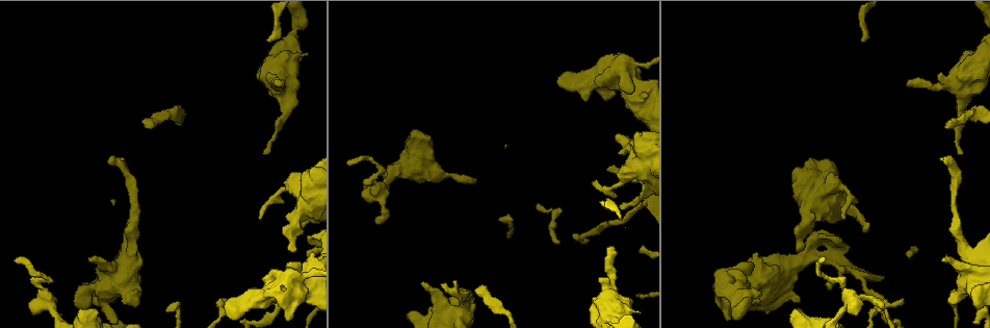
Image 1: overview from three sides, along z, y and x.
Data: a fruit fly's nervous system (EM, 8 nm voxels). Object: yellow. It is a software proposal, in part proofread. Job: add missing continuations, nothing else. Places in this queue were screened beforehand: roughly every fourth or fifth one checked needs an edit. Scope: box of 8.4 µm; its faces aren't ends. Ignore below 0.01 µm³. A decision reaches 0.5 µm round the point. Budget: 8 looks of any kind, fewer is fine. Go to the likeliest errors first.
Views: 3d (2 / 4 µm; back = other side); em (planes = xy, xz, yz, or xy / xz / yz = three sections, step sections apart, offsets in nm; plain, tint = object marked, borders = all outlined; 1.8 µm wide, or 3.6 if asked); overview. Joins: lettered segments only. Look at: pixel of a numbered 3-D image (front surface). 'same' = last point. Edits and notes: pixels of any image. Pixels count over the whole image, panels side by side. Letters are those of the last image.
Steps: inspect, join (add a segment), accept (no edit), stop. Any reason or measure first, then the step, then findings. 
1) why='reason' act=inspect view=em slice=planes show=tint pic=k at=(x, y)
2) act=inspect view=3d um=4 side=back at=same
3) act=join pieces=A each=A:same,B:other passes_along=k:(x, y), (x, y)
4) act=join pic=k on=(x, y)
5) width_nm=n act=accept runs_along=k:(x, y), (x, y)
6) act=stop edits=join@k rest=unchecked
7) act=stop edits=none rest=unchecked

why='four or more arms meet' act=inspect view=em um=3.6 slice=xy step=8 show=tint pic=1 at=(740, 286)

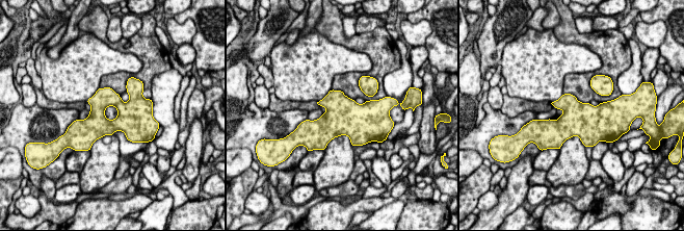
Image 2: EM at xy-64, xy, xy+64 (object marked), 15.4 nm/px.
act=inspect view=em um=3.6 slice=planes show=borders at=same

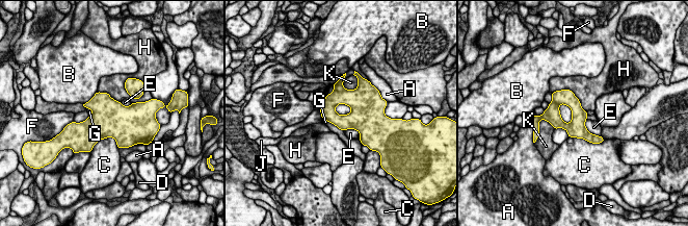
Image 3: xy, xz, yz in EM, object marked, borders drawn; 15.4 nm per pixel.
width_nm=260 act=accept each=A:other,B:other,C:other,D:other,E:other,F:other,G:other,H:other,J:other,K:other found='none of them fits'

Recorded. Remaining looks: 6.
why='thin end' act=inspect view=3d um=2 pic=1 at=(948, 163)

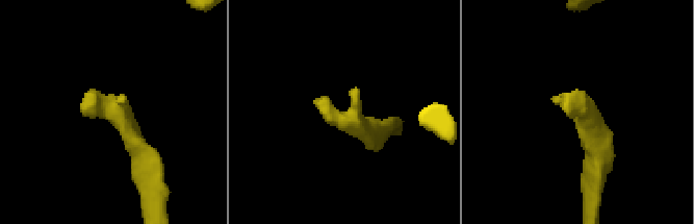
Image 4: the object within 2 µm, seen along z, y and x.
act=inspect view=em slice=planes show=borders pic=4 at=(318, 107)

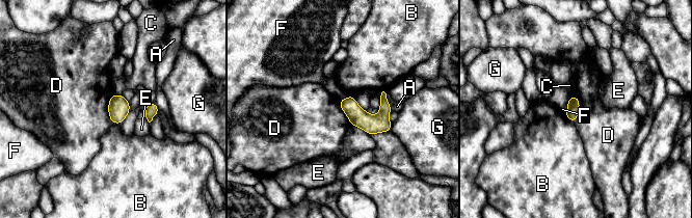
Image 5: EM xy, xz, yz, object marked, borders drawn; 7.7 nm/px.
longest_contact=D:220nm act=accept each=A:other,B:other,C:other,D:other,E:other,F:other,G:other border=5:(575, 94), (579, 112), (574, 123) found='no lettered segment goes on from it'

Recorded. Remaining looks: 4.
why='thick turns thin' act=inspect view=em um=3.6 slice=planes show=tint pic=1 at=(131, 282)

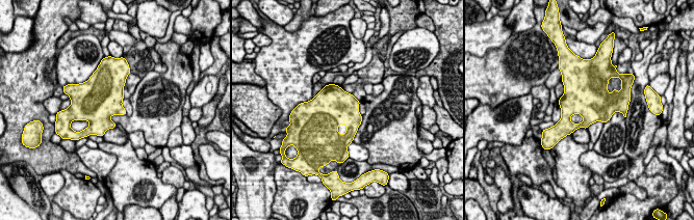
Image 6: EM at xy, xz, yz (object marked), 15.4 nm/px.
act=inspect view=em um=3.6 slice=planes show=borders at=same

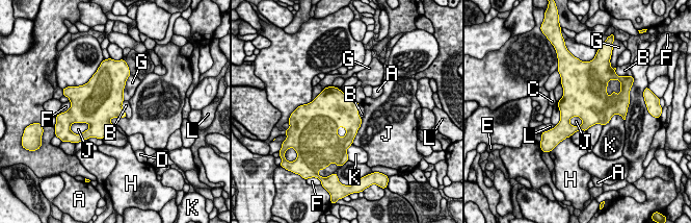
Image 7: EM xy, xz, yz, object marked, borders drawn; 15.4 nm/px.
act=accept each=A:other,B:other,C:other,D:other,E:other,F:other,G:other,H:other,J:other,K:other,L:other found='no lettered segment goes on from it'

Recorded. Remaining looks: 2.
act=stop edits=none rest=unchecked

